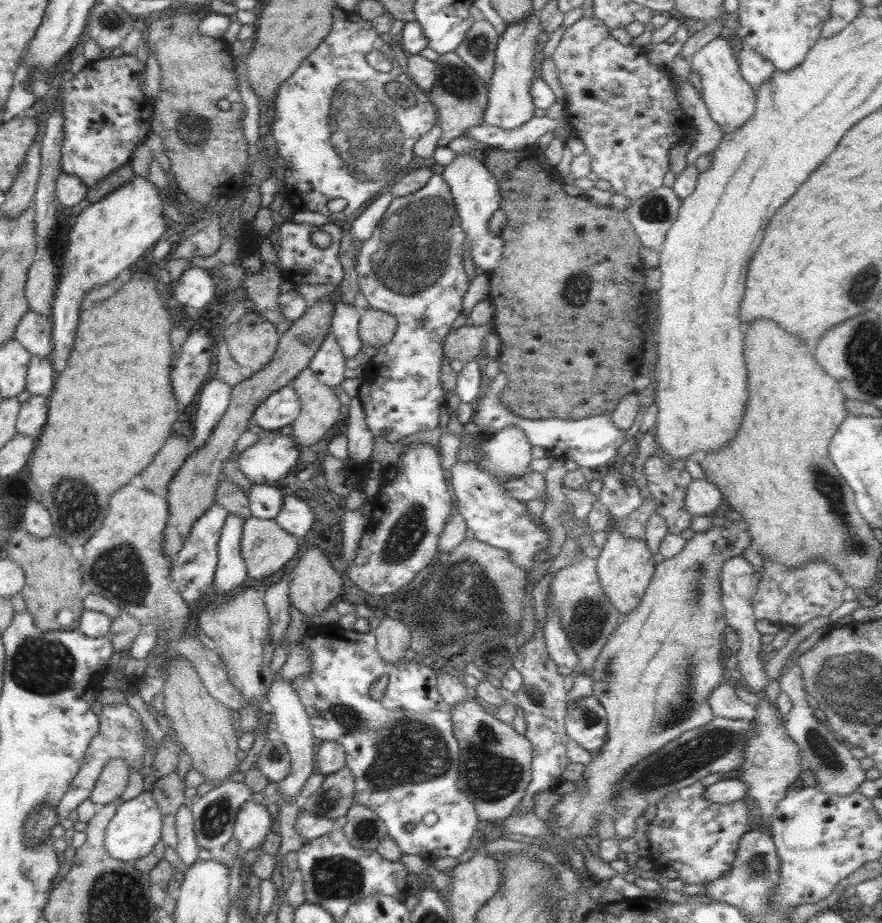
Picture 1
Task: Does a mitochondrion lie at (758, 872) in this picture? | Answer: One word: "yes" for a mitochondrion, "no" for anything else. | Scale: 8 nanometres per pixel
yes

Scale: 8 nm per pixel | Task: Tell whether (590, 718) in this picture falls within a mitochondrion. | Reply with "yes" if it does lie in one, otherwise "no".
yes

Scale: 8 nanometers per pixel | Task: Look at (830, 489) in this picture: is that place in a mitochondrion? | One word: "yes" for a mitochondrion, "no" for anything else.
yes

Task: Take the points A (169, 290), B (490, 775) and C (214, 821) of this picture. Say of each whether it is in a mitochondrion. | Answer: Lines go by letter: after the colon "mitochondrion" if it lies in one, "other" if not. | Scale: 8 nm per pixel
A: other
B: mitochondrion
C: mitochondrion

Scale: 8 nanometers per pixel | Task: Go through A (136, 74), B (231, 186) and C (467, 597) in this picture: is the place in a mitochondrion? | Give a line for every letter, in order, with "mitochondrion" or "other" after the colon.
A: other
B: other
C: mitochondrion

